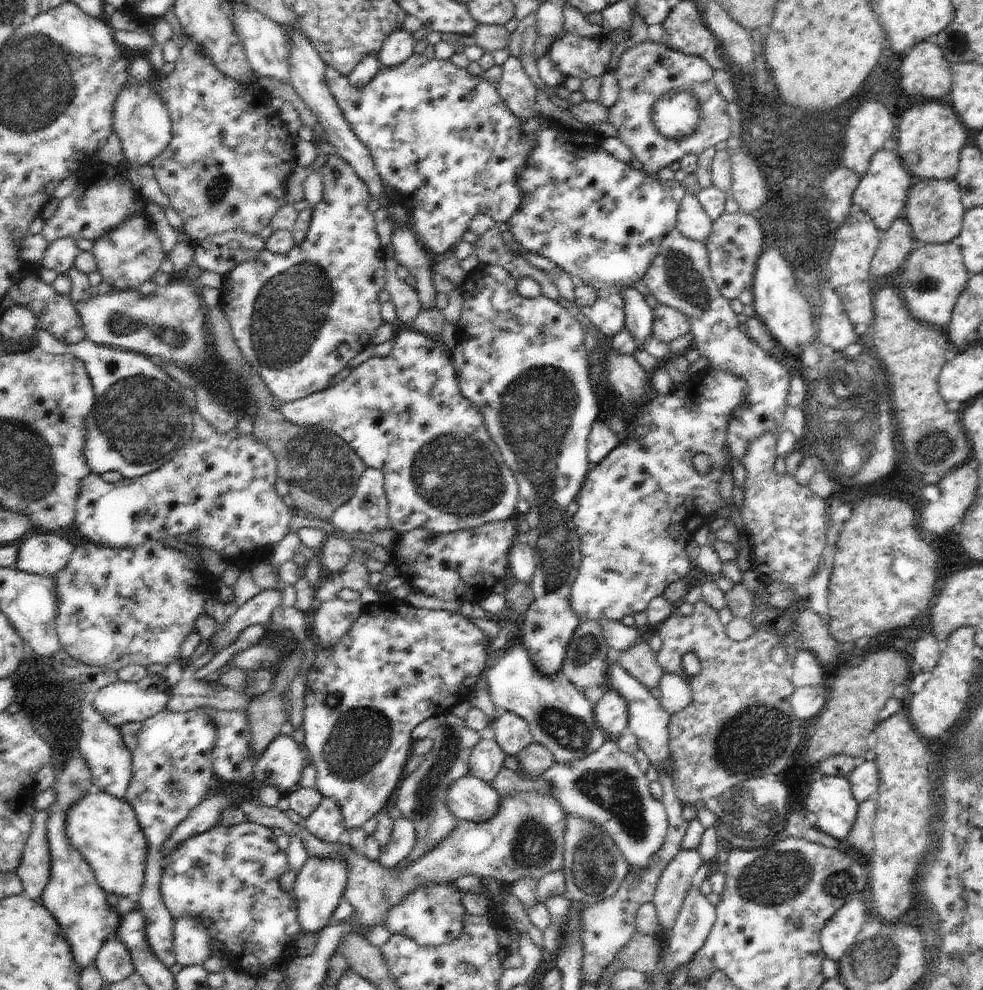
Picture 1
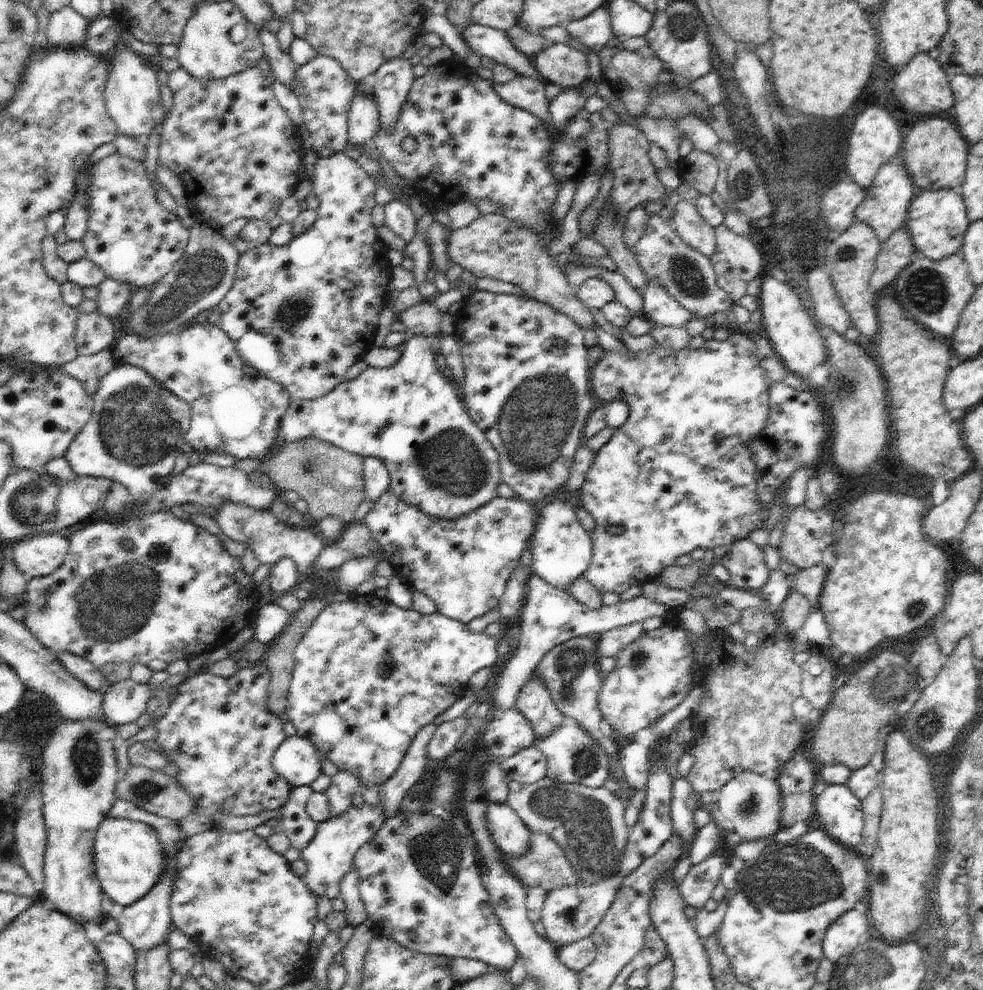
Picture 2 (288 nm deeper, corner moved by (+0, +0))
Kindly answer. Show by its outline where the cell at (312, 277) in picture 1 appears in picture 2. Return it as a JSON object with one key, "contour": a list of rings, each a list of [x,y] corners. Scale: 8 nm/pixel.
{"contour":[[[347,150],[345,152],[339,152],[339,154],[333,154],[331,158],[319,158],[315,162],[315,176],[311,180],[313,184],[313,192],[319,200],[319,206],[317,206],[317,218],[313,222],[313,226],[303,232],[301,236],[293,238],[287,246],[271,246],[269,242],[263,244],[263,246],[257,246],[245,254],[239,256],[237,260],[237,270],[235,270],[235,278],[233,278],[233,286],[229,288],[229,292],[225,294],[225,298],[219,302],[219,308],[221,308],[221,322],[217,324],[233,342],[235,342],[235,348],[239,352],[239,356],[247,362],[249,368],[255,368],[257,374],[263,374],[267,376],[269,380],[281,384],[281,388],[285,388],[285,392],[289,394],[291,400],[315,400],[315,398],[321,398],[325,394],[329,394],[331,390],[335,390],[343,378],[345,378],[345,372],[349,370],[349,366],[353,362],[357,362],[359,358],[363,358],[371,346],[373,346],[373,338],[377,334],[377,318],[379,318],[379,312],[383,310],[383,306],[387,304],[387,296],[389,296],[389,280],[391,280],[391,264],[389,264],[389,248],[385,246],[385,242],[377,236],[377,228],[371,224],[371,212],[373,212],[373,190],[375,190],[375,180],[365,174],[365,170],[355,162],[353,154],[349,154]]]}

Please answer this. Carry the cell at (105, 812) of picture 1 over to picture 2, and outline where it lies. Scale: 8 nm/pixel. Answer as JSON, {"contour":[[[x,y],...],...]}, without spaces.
{"contour":[[[107,816],[99,826],[95,840],[95,864],[97,876],[103,882],[105,896],[111,902],[129,908],[143,900],[147,892],[161,880],[165,866],[165,852],[159,842],[159,834],[147,822],[133,822]]]}

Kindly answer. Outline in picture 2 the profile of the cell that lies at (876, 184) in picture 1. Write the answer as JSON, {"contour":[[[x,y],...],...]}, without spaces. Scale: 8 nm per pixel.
{"contour":[[[887,162],[879,168],[877,176],[873,178],[871,186],[865,190],[863,200],[857,204],[855,208],[855,220],[863,222],[867,226],[873,228],[877,240],[883,244],[895,230],[905,226],[905,218],[907,218],[907,208],[911,204],[911,196],[913,196],[913,176],[909,172],[909,168],[905,164],[895,164],[895,162]]]}

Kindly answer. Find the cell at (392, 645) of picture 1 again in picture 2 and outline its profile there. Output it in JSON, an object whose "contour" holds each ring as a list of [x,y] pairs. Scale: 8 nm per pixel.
{"contour":[[[357,596],[341,604],[331,604],[313,620],[293,652],[293,678],[287,692],[283,718],[293,722],[295,736],[309,740],[337,772],[351,772],[361,782],[361,790],[383,786],[395,776],[415,734],[431,724],[437,714],[463,698],[469,678],[495,664],[495,646],[505,630],[493,638],[467,630],[467,624],[443,614],[423,616],[403,610],[387,598]]]}

